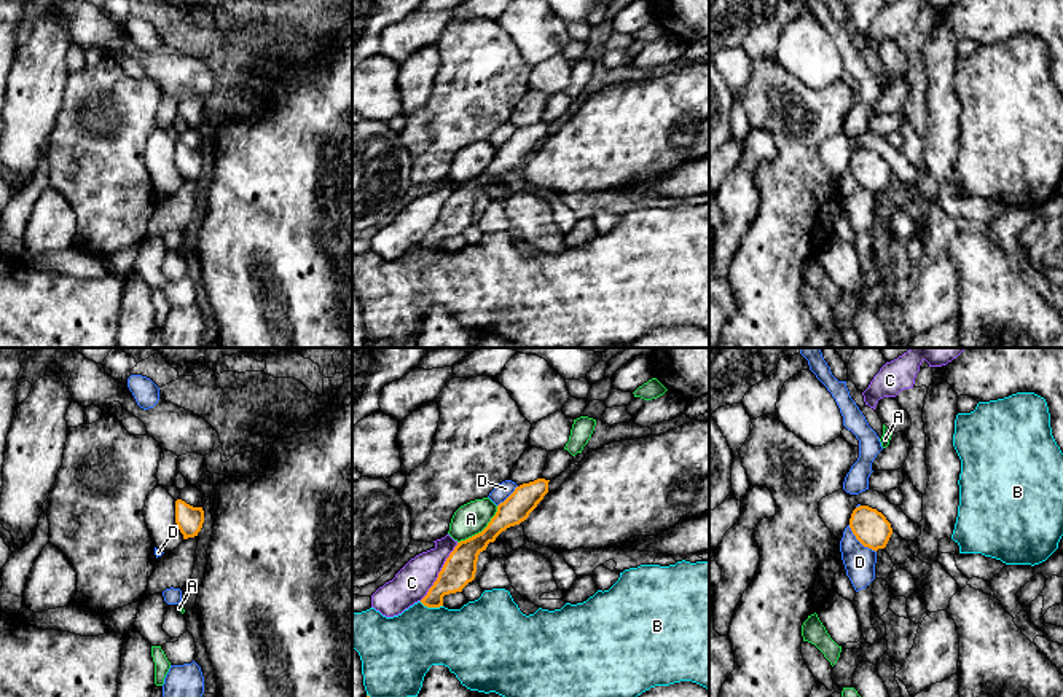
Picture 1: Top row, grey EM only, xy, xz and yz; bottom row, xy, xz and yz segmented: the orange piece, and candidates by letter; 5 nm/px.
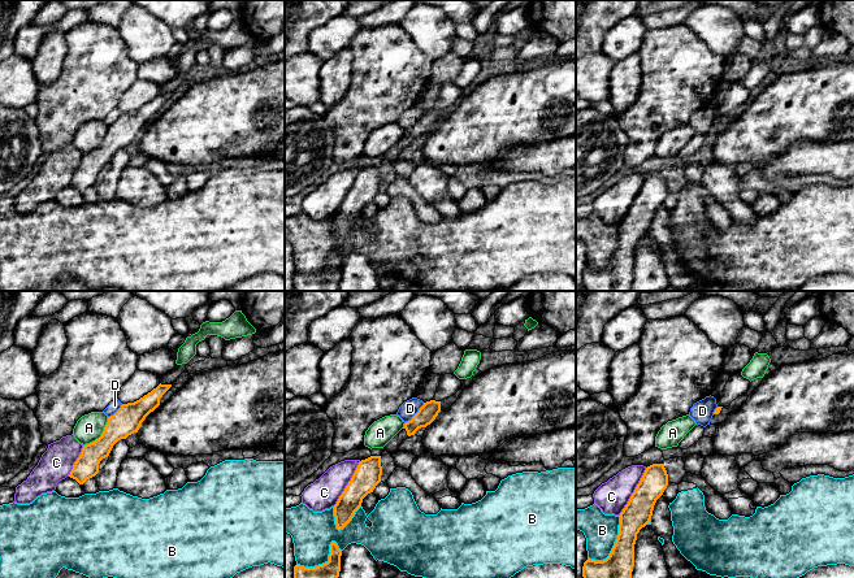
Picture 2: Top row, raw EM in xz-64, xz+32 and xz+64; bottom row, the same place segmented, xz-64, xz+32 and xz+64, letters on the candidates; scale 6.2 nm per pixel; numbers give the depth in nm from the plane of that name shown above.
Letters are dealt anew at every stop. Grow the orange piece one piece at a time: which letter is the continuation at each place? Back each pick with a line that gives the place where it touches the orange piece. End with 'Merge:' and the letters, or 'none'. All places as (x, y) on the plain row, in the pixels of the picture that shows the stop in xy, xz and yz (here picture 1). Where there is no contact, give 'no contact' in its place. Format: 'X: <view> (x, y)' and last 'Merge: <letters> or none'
Merge: none

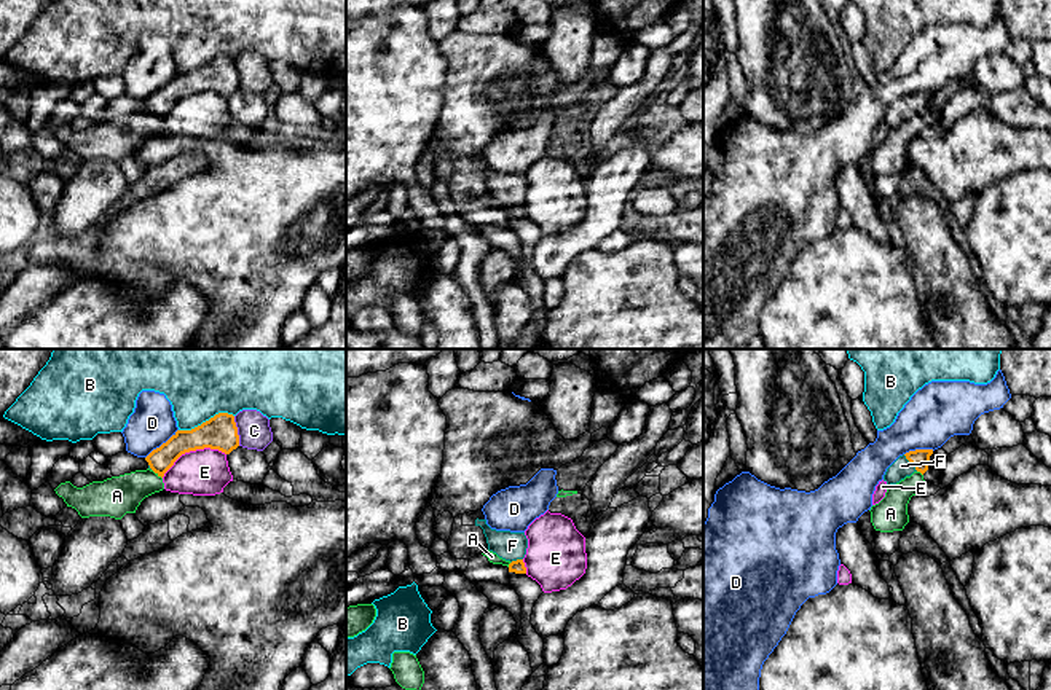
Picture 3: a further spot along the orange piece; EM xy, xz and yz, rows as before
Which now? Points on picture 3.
F: yz (909, 104)
Merge: F

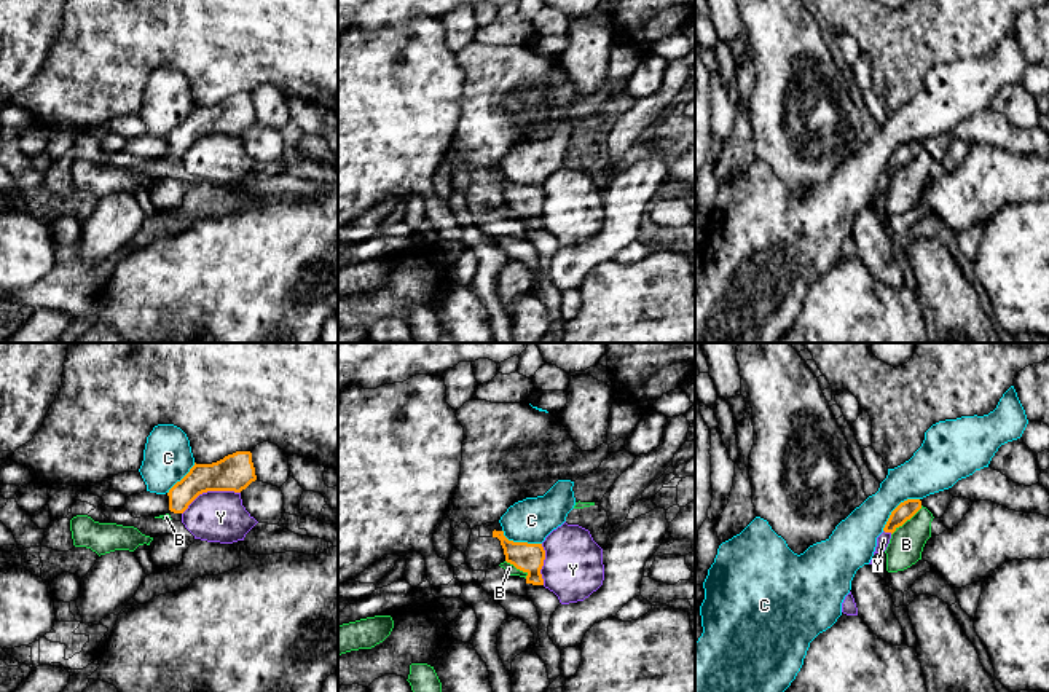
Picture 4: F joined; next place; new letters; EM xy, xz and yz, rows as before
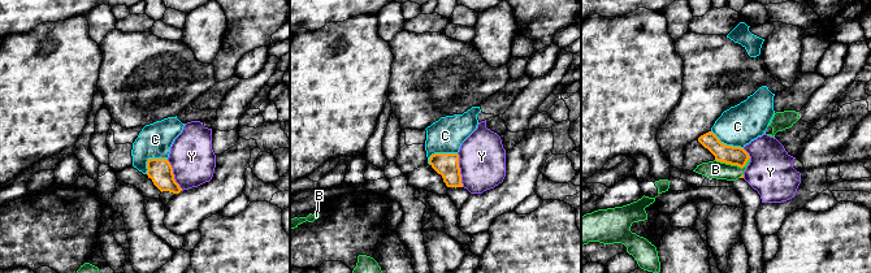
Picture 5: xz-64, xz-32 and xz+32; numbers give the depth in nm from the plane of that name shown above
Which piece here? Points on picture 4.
Merge: none

